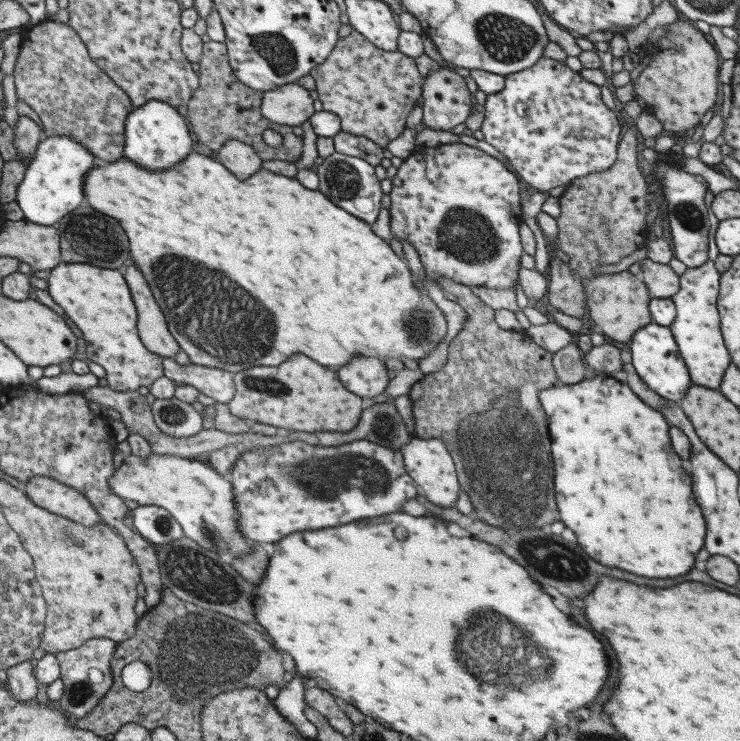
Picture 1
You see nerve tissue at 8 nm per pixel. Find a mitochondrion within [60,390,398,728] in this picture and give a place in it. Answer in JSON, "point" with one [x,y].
{"point":[196,654]}

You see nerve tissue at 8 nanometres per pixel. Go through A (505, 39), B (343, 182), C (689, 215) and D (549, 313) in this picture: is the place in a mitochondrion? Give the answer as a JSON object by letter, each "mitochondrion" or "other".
{"A":"mitochondrion","B":"mitochondrion","C":"mitochondrion","D":"other"}

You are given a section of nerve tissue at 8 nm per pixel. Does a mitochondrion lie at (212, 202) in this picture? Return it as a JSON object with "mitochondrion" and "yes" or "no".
{"mitochondrion":"no"}

